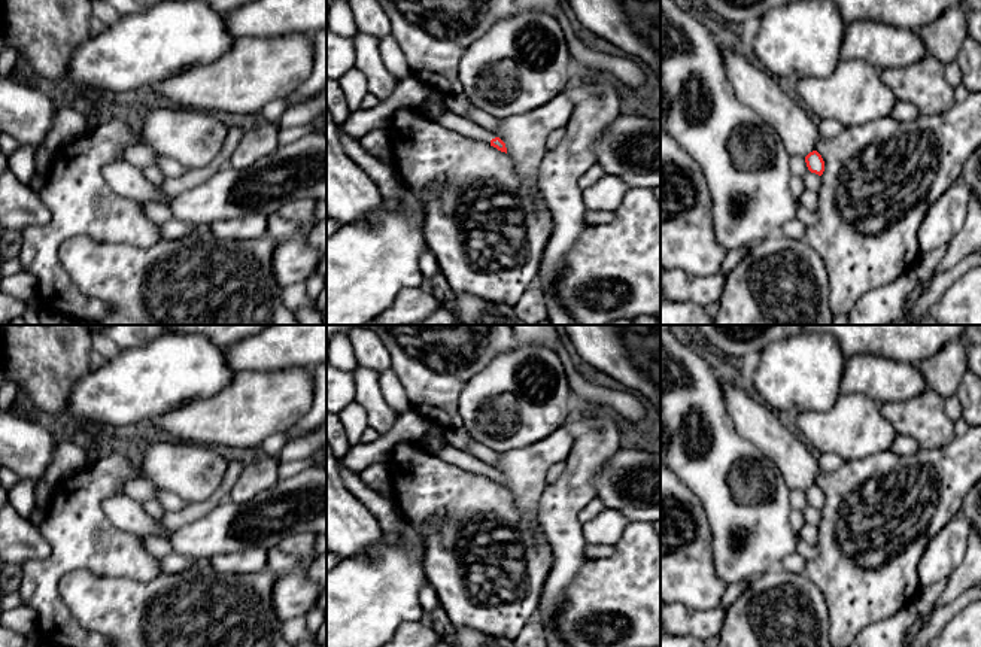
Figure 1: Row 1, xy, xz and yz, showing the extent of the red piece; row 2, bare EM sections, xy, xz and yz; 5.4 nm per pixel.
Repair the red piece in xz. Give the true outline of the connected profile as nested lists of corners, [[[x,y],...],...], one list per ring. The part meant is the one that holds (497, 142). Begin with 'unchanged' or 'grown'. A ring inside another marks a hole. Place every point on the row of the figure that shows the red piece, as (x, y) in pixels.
grown; [[[447,110],[437,122],[461,136],[488,142],[490,146],[507,154],[505,143],[493,131],[477,125],[468,118],[459,116]]]

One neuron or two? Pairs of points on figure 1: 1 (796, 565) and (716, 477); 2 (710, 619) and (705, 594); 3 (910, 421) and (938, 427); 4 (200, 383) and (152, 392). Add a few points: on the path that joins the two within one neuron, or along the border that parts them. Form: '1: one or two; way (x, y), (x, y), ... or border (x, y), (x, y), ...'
1: two; border (795, 552), (789, 553), (778, 565)
2: two; border (676, 601), (692, 608), (717, 607)
3: one; way (917, 421), (925, 421), (931, 427)
4: one; way (188, 383), (164, 383)

